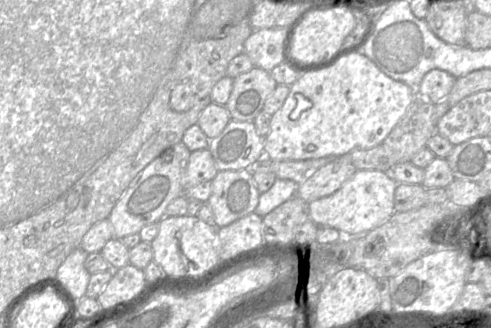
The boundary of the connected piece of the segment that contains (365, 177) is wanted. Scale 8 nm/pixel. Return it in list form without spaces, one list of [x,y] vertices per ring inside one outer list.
[[[357,170],[335,193],[307,205],[307,214],[319,226],[334,228],[345,237],[366,234],[386,222],[394,213],[396,180],[390,172]]]

